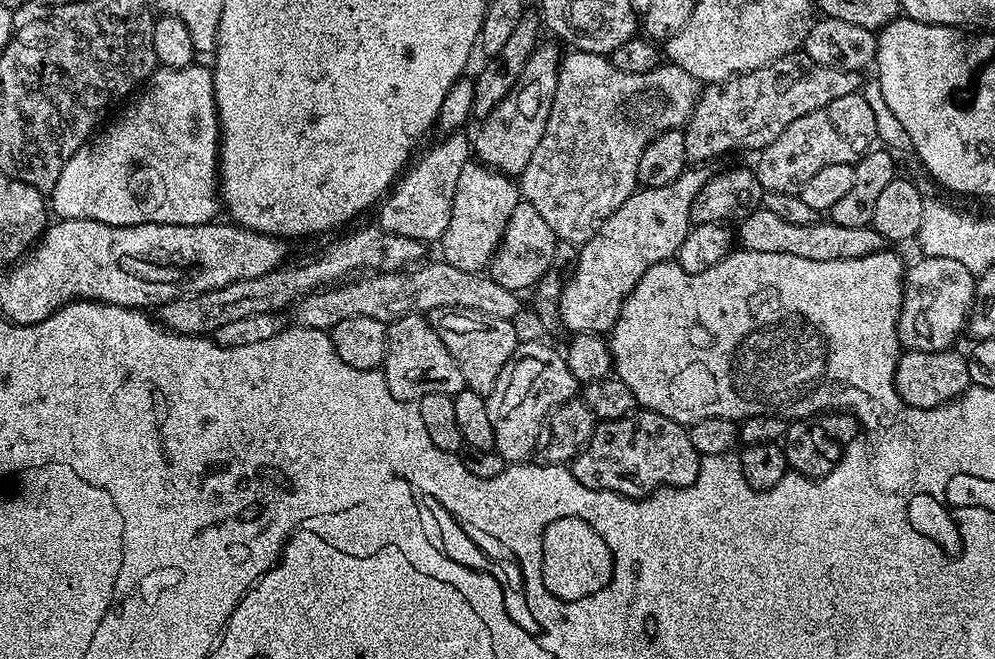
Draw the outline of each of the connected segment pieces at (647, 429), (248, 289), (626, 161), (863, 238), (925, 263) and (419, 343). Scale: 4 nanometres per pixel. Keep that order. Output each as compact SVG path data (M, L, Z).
M633 410L617 420L599 421L592 441L570 462L570 470L576 481L582 482L582 486L590 486L593 492L620 492L623 496L633 498L649 496L665 486L672 490L686 490L696 483L701 466L701 454L694 450L688 428L676 420L647 410Z
M373 226L373 228L360 228L341 240L336 240L325 252L317 254L313 260L305 264L287 263L285 266L270 270L270 274L262 274L262 278L242 278L238 282L230 282L230 286L218 286L218 290L206 290L193 296L179 296L170 302L159 305L159 323L163 324L170 332L182 334L185 338L208 336L215 334L218 326L227 326L230 322L238 322L241 318L250 318L250 314L270 314L271 312L283 313L303 296L309 296L311 292L319 292L321 288L331 288L333 284L339 284L357 274L367 273L369 270L378 272L398 272L419 265L425 259L425 245L414 238L402 238L402 234L390 234L385 228Z
M572 50L561 59L558 90L554 94L550 118L546 122L546 134L542 134L542 142L538 142L538 150L534 154L534 158L530 158L530 162L526 162L526 170L521 172L518 177L523 199L532 203L538 213L542 214L542 218L552 229L557 241L565 240L577 246L584 245L595 232L600 231L600 223L606 218L610 218L610 214L614 214L614 210L618 210L618 206L622 206L622 202L626 202L626 198L630 198L630 194L635 192L638 187L636 175L638 174L638 162L642 158L642 150L646 150L646 146L661 132L683 129L687 125L688 119L691 118L694 107L692 87L694 87L692 76L671 62L661 63L660 67L650 70L646 74L622 74L622 70L615 68L608 56L599 56L593 52Z
M763 206L752 212L738 224L738 244L741 249L762 254L794 254L794 258L814 258L814 262L838 262L846 258L866 258L875 252L883 252L886 241L871 226L838 226L830 218L817 219L814 224L796 226L770 214Z
M921 255L916 265L909 267L904 273L904 297L900 307L900 343L905 349L917 352L946 352L965 331L976 303L977 277L962 262L954 262L954 258Z
M423 315L403 316L387 325L388 341L382 371L384 387L399 400L419 402L426 394L446 394L455 396L465 387L462 370L458 370L458 362L450 358L450 350L442 346L442 338L438 338L436 329Z

